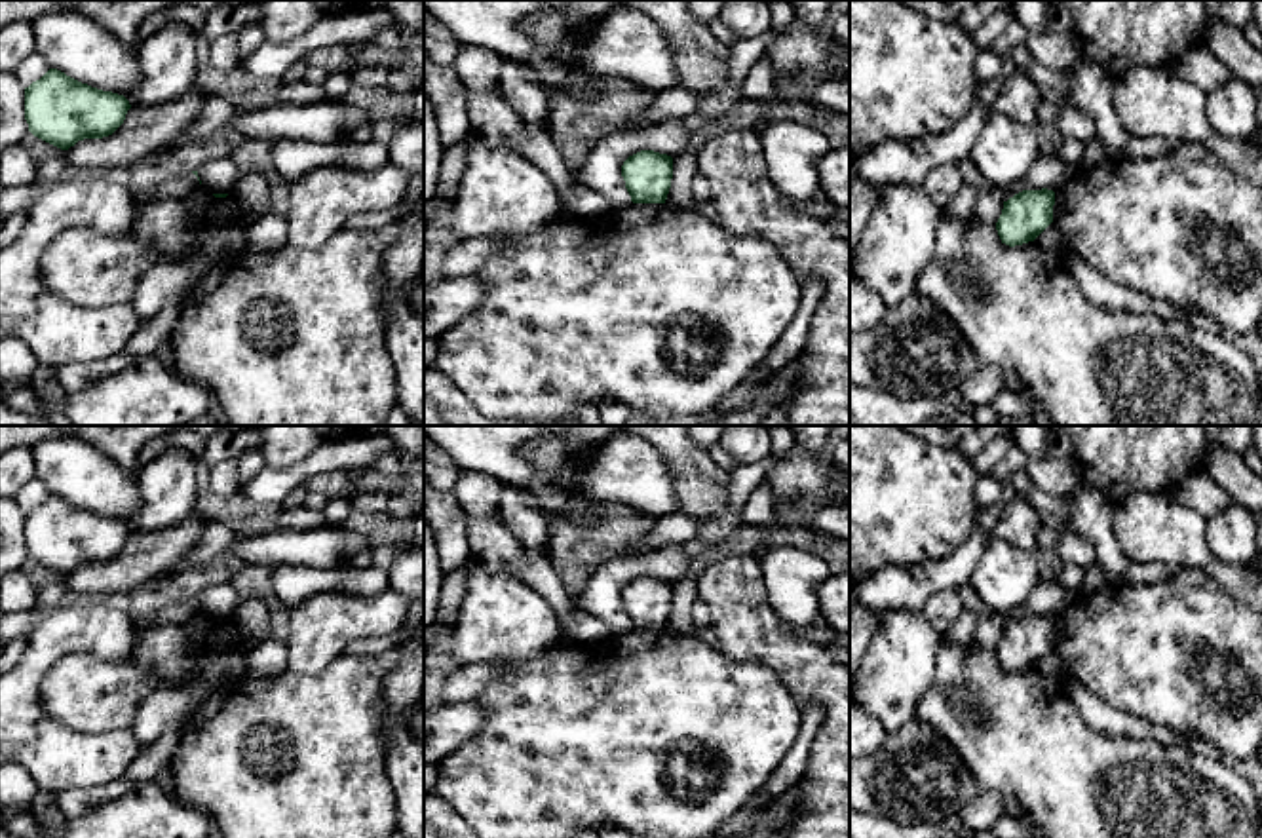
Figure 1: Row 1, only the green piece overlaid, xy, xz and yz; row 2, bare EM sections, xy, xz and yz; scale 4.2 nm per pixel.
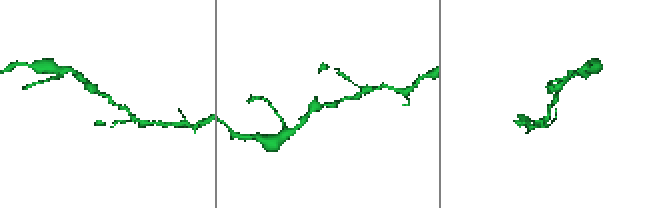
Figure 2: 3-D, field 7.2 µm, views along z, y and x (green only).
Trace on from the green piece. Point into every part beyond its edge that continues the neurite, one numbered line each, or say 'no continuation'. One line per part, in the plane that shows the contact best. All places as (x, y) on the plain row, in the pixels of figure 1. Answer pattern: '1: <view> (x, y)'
no continuation

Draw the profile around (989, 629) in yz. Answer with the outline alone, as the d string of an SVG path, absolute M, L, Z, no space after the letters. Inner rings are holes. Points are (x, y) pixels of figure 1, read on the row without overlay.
M996 616L977 618L975 635L973 635L975 642L996 652L1002 635L1004 635L1004 625Z

